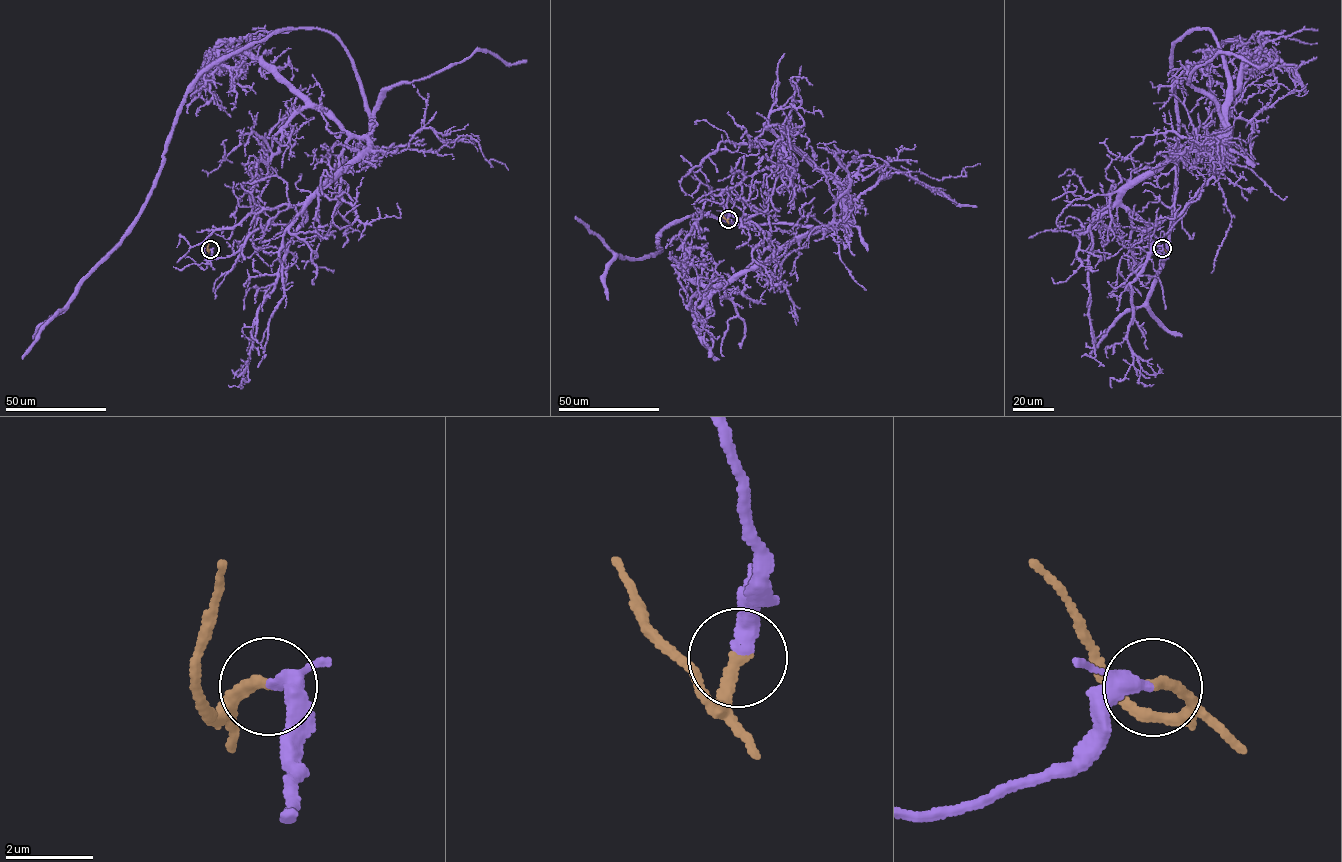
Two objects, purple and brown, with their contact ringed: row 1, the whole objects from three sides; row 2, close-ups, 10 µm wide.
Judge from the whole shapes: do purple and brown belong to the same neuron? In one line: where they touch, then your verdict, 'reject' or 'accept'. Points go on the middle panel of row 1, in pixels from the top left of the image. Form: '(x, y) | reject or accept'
(728, 219) | accept

